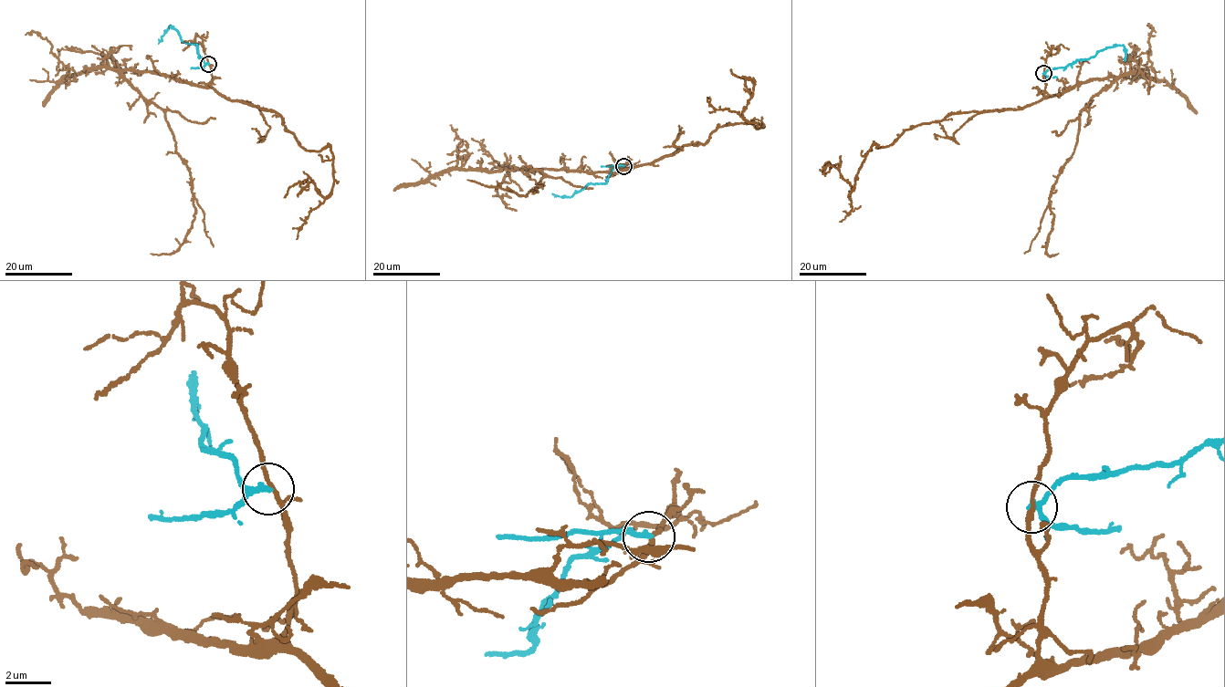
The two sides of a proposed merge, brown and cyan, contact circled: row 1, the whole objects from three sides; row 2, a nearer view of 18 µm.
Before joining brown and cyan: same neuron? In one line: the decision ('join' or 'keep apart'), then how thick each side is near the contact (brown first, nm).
keep apart; 180 nm thick on the brown side, 190 nm on the other

